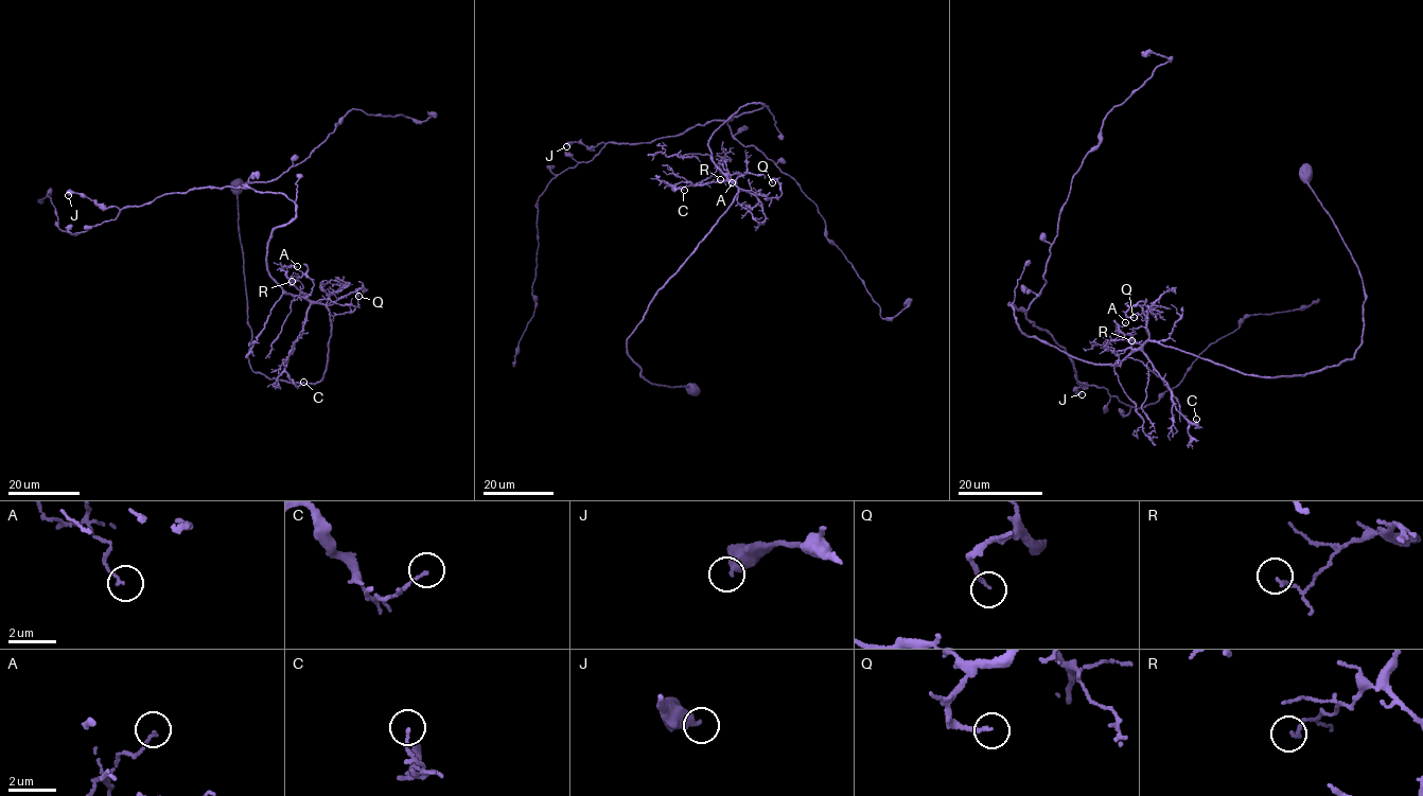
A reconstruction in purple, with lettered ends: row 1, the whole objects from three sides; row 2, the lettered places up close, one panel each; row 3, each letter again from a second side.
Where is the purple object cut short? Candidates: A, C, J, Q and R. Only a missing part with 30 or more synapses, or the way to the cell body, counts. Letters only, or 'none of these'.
none of these

